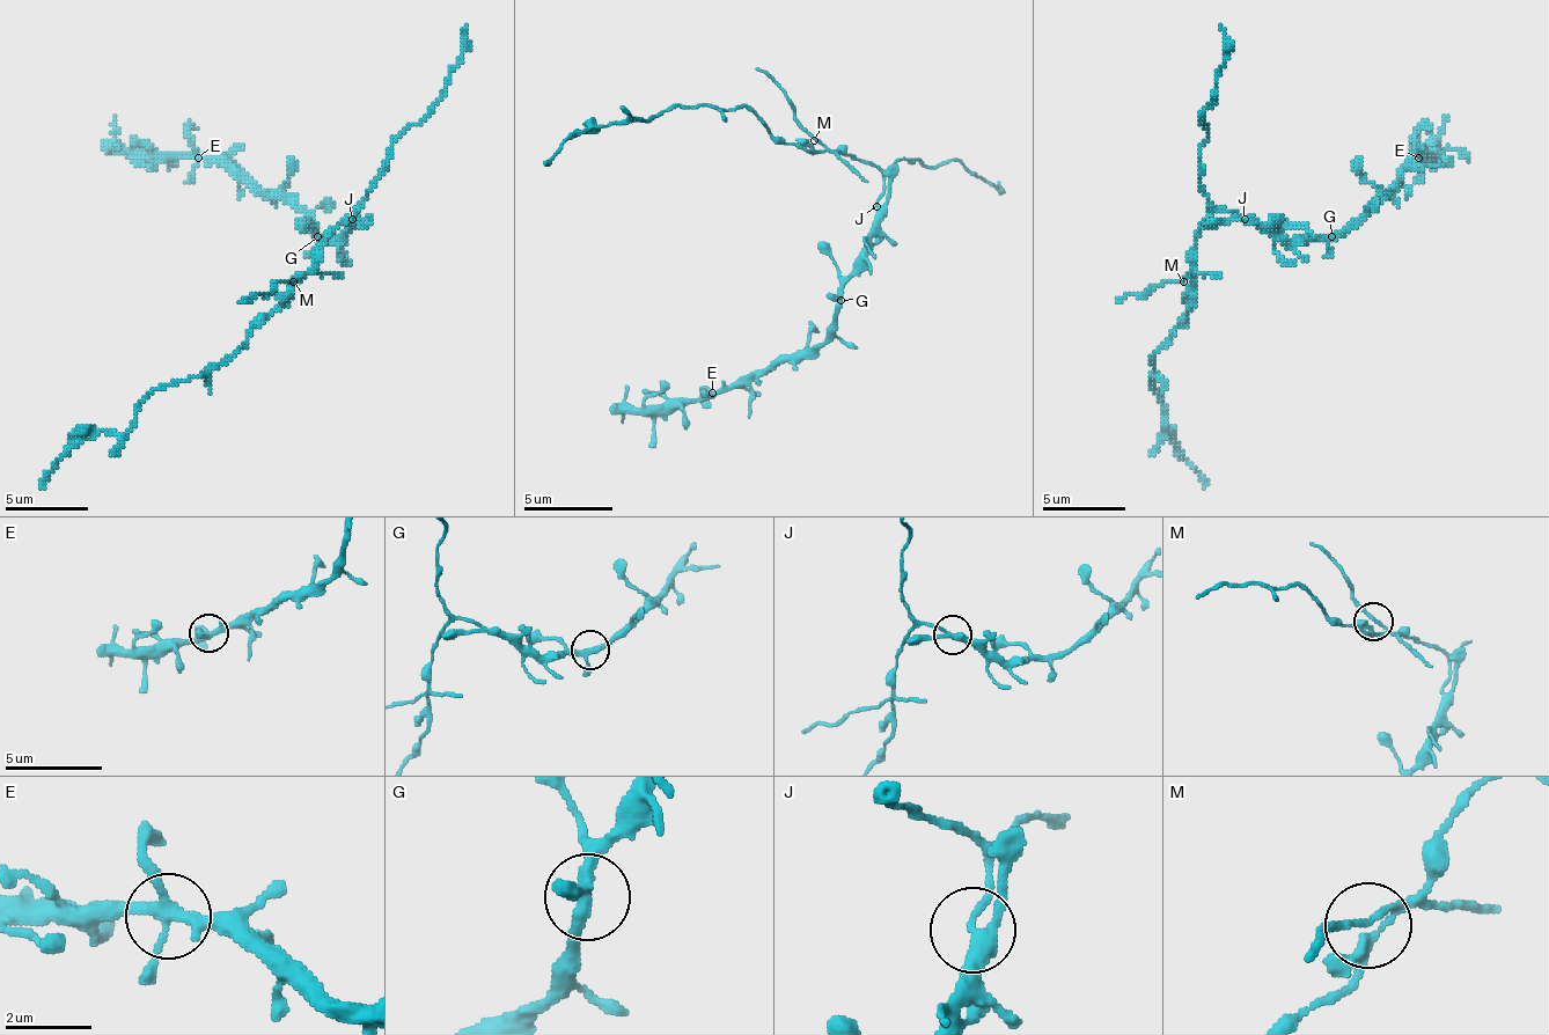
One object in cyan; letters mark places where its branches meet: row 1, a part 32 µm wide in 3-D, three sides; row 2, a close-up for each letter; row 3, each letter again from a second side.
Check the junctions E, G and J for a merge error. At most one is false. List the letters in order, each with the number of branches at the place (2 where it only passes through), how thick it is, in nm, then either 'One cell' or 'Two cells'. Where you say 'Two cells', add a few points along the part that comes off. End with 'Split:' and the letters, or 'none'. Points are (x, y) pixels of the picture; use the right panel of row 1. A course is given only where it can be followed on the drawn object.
E: Branches: 4. Thickness 280 nm. One cell
G: Branches: 3. Thickness 260 nm. One cell
J: Branches: 3. Thickness 280 nm. Two cells. Course of the part to remove: (1245, 219), (1216, 211), (1204, 224), (1196, 240), (1196, 302), (1154, 355), (1150, 376), (1167, 434), (1204, 489)
Split: J

